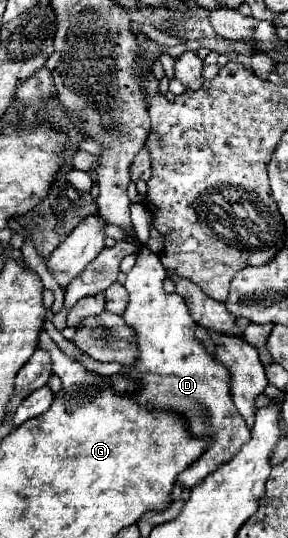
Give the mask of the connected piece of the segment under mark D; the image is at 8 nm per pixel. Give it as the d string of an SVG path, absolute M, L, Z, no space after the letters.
M143 243L137 253L135 267L127 273L125 289L129 291L129 305L123 313L123 319L131 329L135 329L139 345L139 361L143 365L127 365L127 371L121 373L127 381L135 383L135 391L129 397L147 411L171 411L179 415L191 435L211 437L205 455L201 455L191 471L183 471L179 481L183 487L191 489L201 483L215 469L233 459L237 449L249 441L249 427L243 417L237 413L229 389L229 373L223 363L207 351L203 341L195 337L199 325L187 311L183 297L177 293L163 291L165 269L159 261L159 255L153 253L147 243Z

